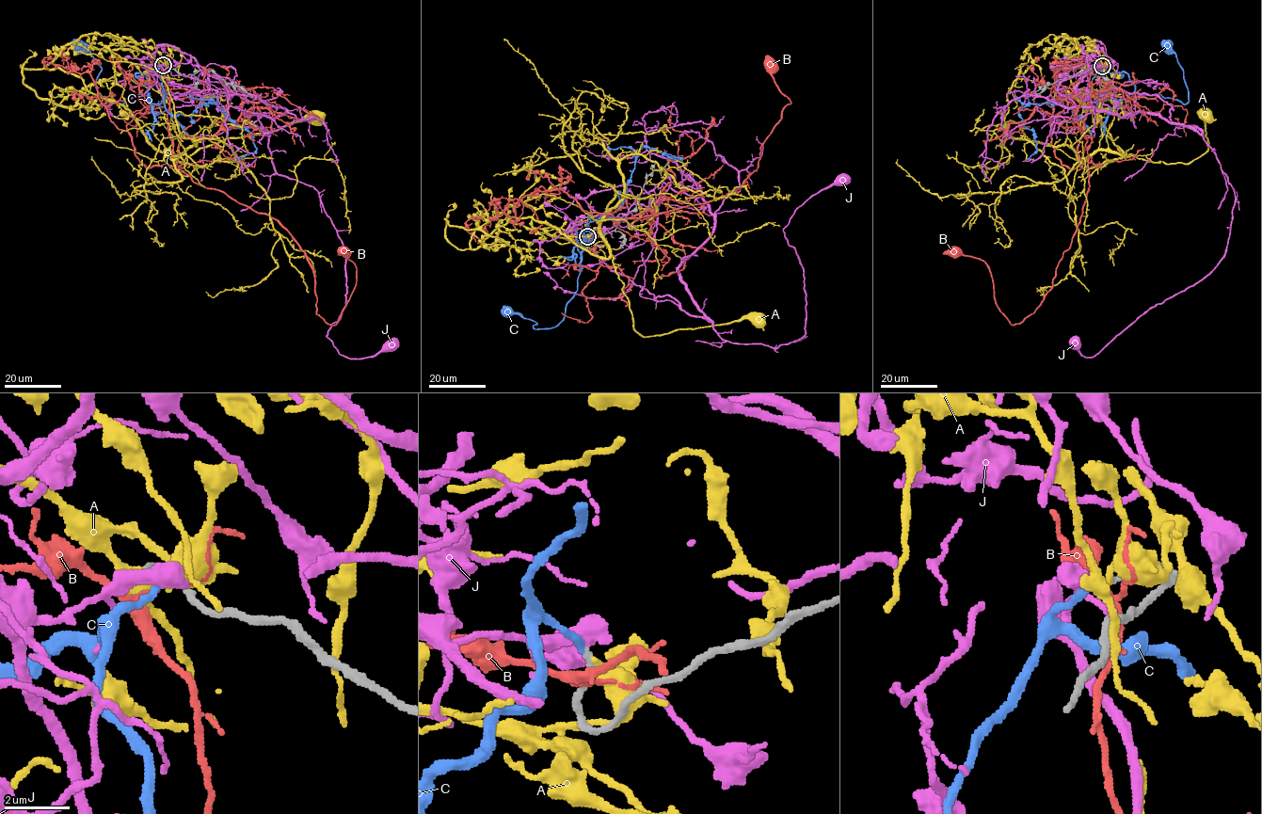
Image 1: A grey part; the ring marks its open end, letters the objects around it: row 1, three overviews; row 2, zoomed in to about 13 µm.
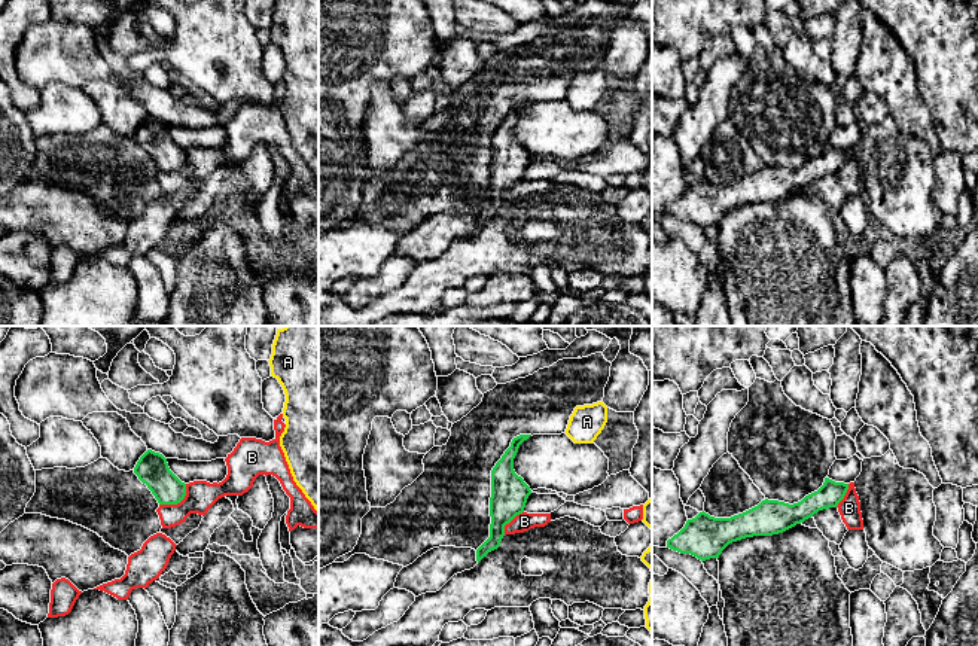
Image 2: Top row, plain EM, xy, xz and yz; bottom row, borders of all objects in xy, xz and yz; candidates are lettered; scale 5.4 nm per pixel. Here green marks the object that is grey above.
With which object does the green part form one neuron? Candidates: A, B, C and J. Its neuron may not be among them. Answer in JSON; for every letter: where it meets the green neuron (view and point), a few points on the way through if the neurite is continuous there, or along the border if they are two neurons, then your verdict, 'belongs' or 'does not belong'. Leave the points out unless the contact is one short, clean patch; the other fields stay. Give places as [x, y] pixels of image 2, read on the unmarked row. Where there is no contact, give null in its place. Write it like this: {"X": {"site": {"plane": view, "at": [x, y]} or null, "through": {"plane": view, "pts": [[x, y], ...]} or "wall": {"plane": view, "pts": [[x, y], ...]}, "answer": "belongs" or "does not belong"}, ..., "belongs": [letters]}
{"A": {"site": null, "answer": "does not belong"}, "B": {"site": {"plane": "xy", "at": [177, 168]}, "wall": {"plane": "xy", "pts": [[186, 151], [186, 160], [179, 168], [160, 171]]}, "answer": "does not belong"}, "C": {"site": null, "answer": "belongs"}, "J": {"site": null, "answer": "does not belong"}, "belongs": ["C"]}

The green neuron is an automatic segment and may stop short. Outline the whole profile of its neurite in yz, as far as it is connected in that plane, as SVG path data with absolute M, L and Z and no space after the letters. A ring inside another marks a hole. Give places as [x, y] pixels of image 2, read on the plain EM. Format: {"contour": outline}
{"contour": "M825 144L817 158L793 171L765 165L758 173L731 185L715 185L703 177L688 186L685 194L667 207L667 214L691 220L701 228L719 225L732 208L779 201L804 189L819 177L837 174L847 156L848 150Z"}

